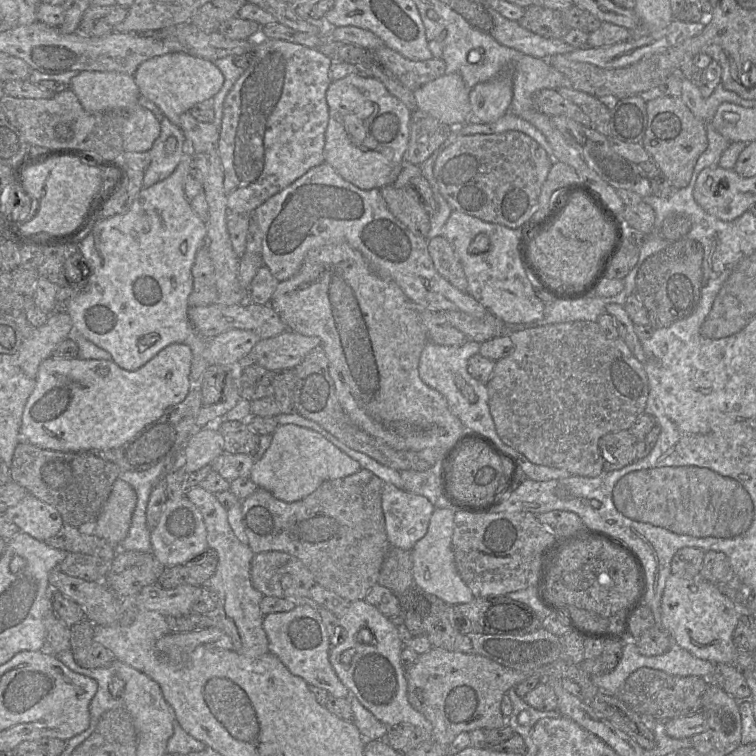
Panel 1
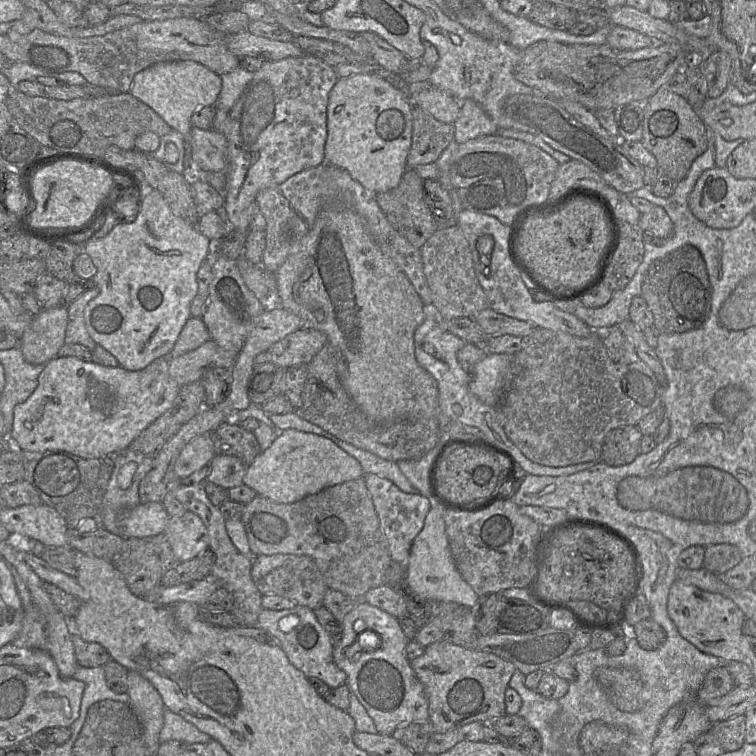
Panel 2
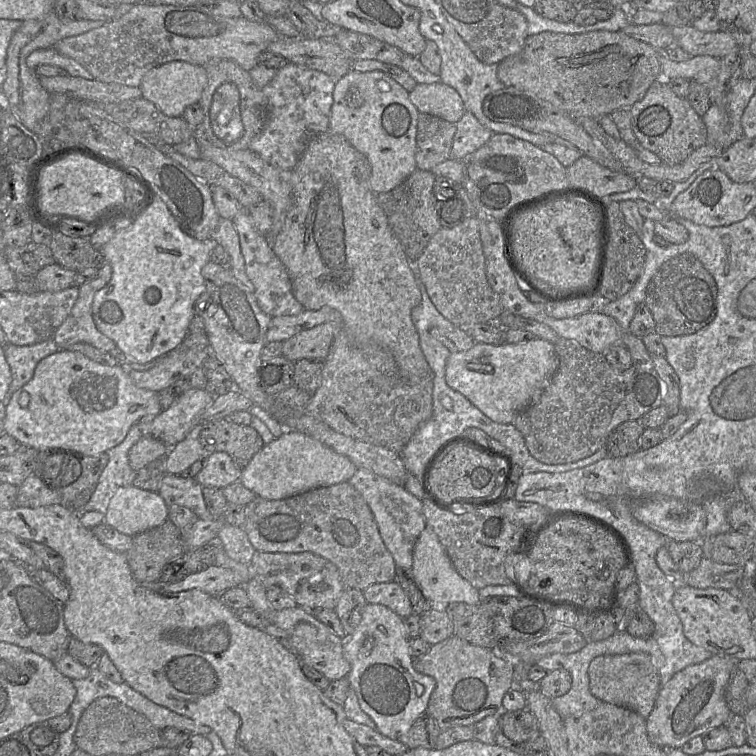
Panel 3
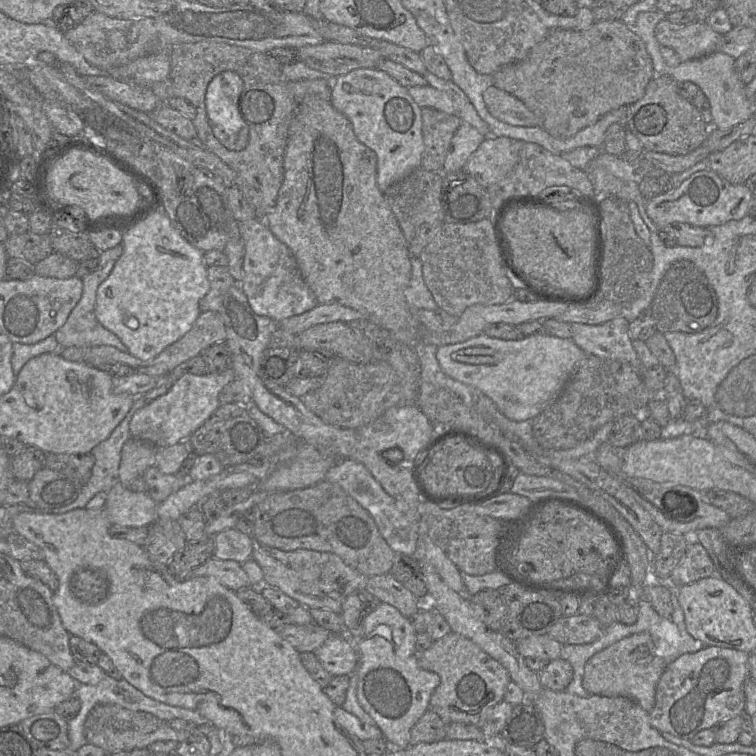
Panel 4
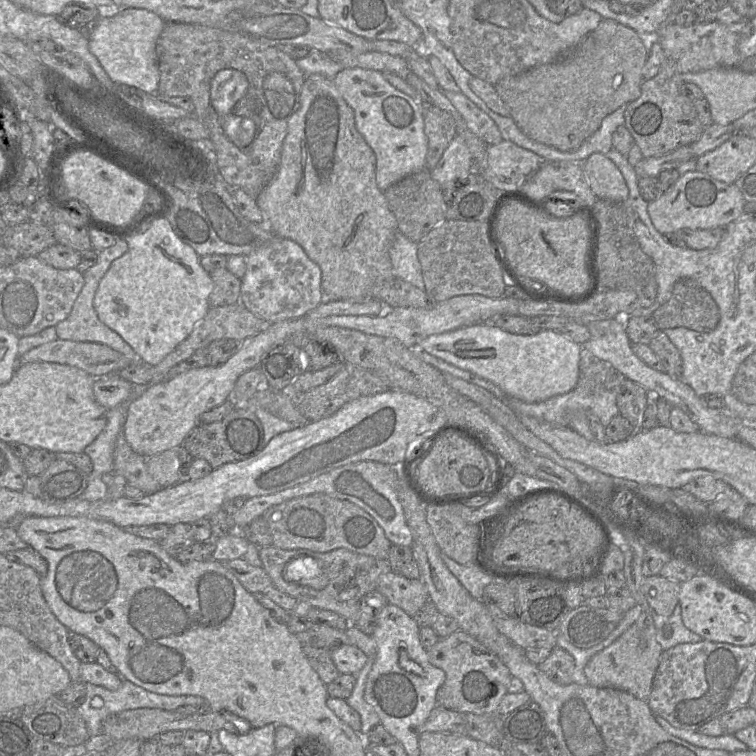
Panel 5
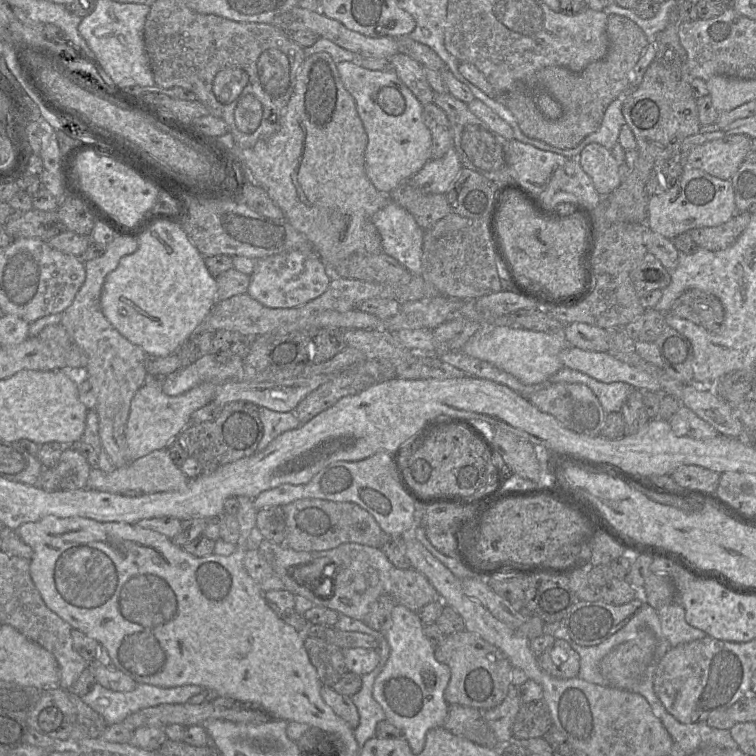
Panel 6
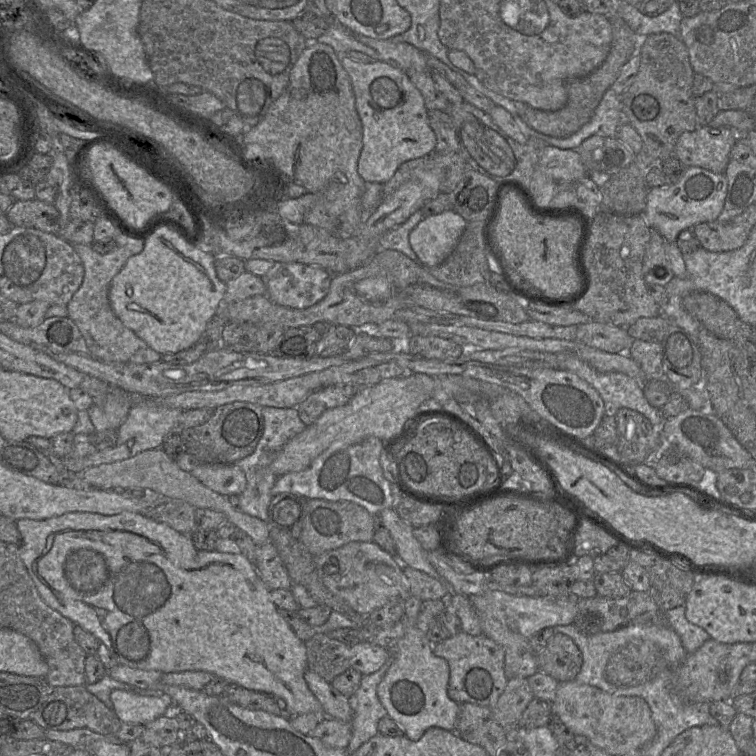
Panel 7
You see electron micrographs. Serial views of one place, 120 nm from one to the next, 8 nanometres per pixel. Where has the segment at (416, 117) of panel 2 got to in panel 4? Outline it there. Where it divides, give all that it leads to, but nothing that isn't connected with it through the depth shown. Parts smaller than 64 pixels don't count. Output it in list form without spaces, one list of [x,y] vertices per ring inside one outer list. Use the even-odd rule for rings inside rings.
[[[422,108],[421,115],[424,143],[421,167],[428,171],[442,172],[451,140],[462,121],[457,115],[433,108]]]

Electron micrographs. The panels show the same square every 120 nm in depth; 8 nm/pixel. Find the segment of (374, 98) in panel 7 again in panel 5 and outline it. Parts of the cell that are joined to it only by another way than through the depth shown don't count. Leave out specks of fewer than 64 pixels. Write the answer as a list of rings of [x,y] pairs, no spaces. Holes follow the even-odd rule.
[[[360,67],[344,68],[332,79],[354,112],[355,126],[376,157],[376,184],[387,190],[405,177],[426,169],[428,141],[419,100],[396,89],[383,73]]]

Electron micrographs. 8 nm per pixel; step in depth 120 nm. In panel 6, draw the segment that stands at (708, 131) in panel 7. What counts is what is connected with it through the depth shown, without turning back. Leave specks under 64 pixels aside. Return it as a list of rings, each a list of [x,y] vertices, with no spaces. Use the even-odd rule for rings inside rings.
[[[732,134],[693,147],[683,157],[686,168],[695,168],[723,179],[730,180],[745,161],[751,138]]]

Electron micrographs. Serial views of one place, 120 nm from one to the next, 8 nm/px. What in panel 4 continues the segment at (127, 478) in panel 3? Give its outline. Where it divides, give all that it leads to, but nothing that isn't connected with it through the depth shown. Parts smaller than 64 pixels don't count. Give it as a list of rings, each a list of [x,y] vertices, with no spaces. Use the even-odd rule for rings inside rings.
[[[146,394],[139,395],[124,417],[124,419],[112,431],[110,436],[101,441],[92,450],[95,458],[92,474],[83,485],[77,499],[64,507],[53,509],[53,513],[66,513],[75,509],[85,508],[88,502],[99,492],[108,493],[119,483],[119,467],[121,452],[124,443],[131,437],[130,421],[134,414],[150,401],[145,399]]]

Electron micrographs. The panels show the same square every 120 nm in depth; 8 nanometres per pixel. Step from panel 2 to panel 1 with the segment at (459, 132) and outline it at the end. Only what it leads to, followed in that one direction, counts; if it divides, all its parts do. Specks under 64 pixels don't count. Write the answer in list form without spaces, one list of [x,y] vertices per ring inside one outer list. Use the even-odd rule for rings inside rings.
[[[511,71],[479,83],[470,90],[470,119],[468,123],[492,123],[507,114],[513,97]]]

